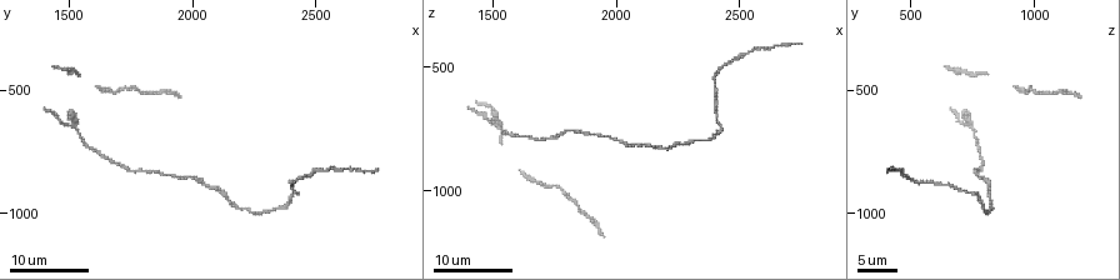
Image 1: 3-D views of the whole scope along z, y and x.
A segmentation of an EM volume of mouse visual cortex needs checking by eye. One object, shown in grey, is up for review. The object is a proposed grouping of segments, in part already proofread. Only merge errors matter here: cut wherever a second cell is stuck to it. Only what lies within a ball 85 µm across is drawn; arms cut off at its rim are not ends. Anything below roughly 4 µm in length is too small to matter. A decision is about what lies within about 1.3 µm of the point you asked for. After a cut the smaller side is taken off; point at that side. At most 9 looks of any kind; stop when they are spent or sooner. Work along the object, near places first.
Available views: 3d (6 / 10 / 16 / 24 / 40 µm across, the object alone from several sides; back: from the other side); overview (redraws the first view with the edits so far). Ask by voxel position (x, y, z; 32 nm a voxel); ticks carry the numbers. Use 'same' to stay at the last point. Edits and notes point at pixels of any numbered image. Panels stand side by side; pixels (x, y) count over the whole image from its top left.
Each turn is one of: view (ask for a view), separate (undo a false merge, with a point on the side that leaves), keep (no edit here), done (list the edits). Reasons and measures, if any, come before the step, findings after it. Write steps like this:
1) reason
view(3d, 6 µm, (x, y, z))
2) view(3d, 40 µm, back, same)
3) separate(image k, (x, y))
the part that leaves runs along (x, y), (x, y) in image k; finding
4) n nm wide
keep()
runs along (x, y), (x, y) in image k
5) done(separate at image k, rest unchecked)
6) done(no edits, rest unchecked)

thick turns thin
view(3d, 24 µm, (2420, 910, 780))

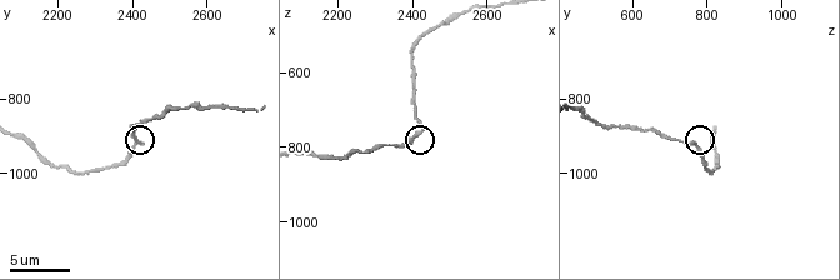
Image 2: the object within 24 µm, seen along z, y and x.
zoom in
view(3d, 10 µm, (2410, 920, 760))

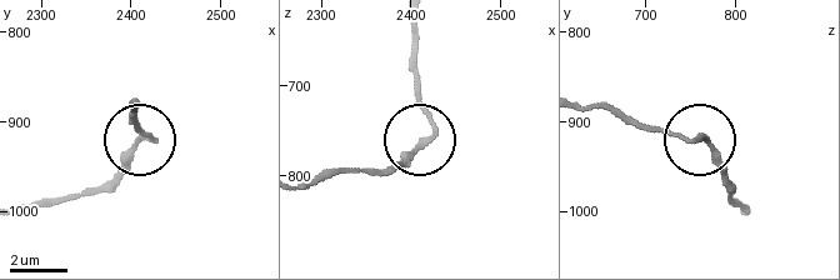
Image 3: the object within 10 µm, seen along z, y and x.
keep()
runs along (23, 208), (101, 186), (130, 143), (153, 136), (138, 114) in image 3; continuous, no second cell

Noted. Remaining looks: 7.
thin neck
view(3d, 16 µm, (2410, 870, 560))

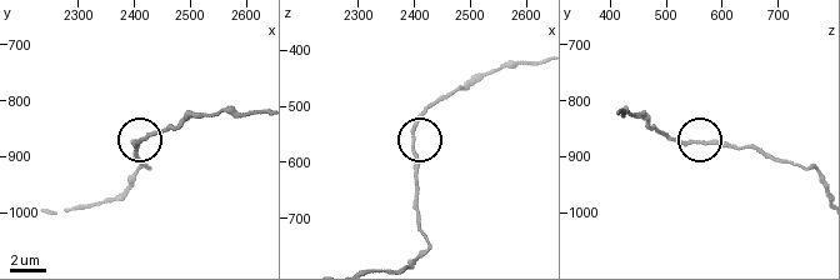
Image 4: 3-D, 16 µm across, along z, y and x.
keep()
runs along (818, 174), (809, 166), (746, 148), (679, 143), (659, 134) in image 4; one cell here

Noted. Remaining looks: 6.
narrows sharply
view(3d, 10 µm, (2270, 1000, 810))

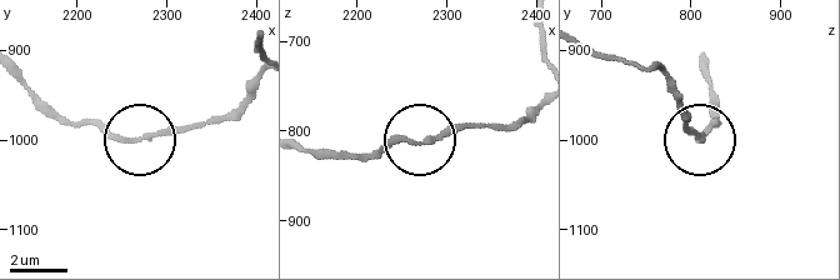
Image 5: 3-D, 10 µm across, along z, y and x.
keep()
runs along (26, 85), (70, 119), (120, 136), (170, 136), (233, 121) in image 5; one cell here

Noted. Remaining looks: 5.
thick turns thin
view(3d, 24 µm, (2620, 820, 420))

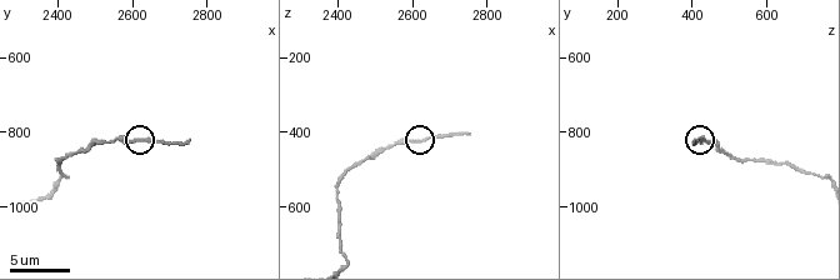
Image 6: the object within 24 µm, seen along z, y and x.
zoom in
view(3d, 10 µm, (2610, 830, 420))

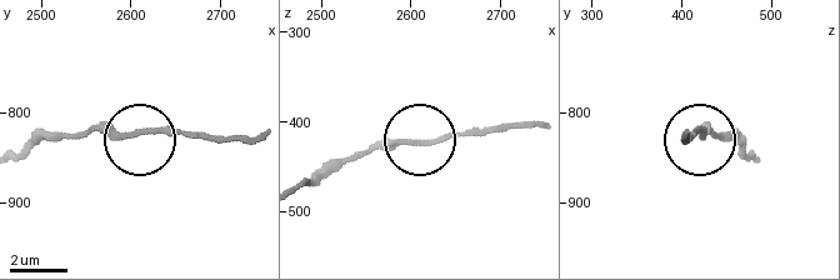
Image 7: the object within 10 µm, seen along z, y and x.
keep()
runs along (303, 185), (381, 146), (509, 125) in image 7; continuous, no second cell

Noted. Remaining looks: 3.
done(no edits, rest unchecked)

